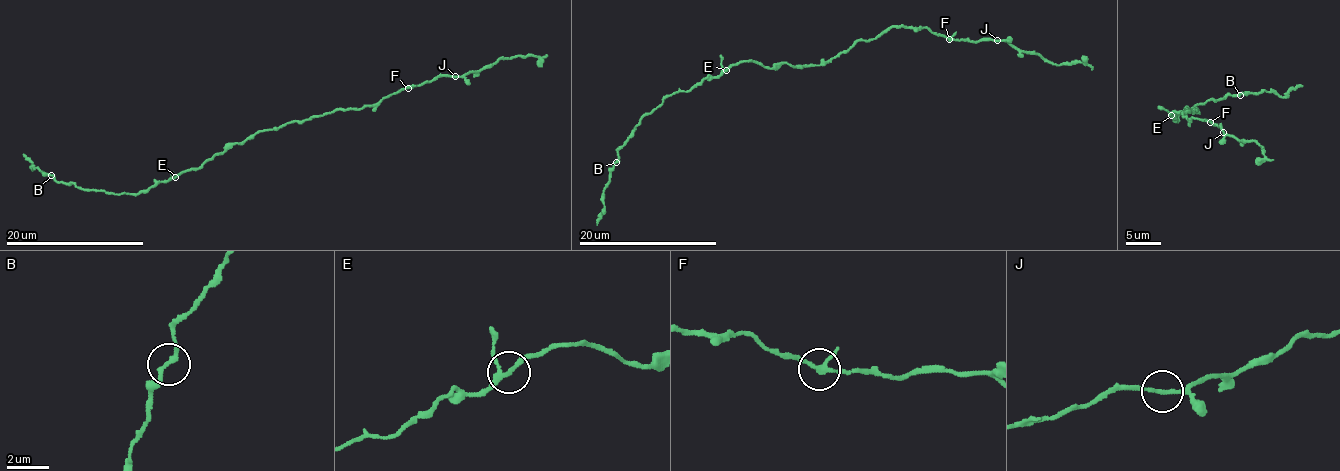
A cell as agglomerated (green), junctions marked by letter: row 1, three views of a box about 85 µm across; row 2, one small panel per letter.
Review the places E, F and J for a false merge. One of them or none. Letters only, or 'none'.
none

